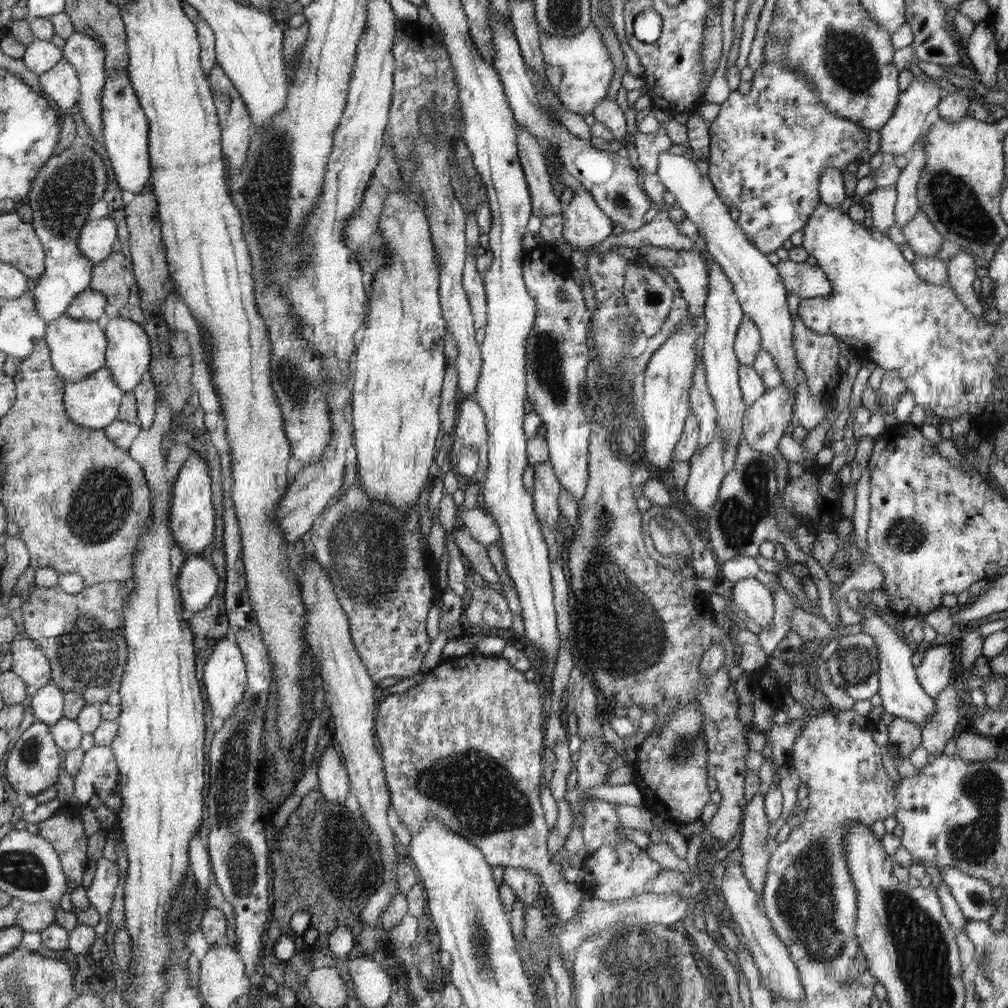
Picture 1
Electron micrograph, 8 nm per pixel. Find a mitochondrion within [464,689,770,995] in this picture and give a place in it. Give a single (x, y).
(481, 945)

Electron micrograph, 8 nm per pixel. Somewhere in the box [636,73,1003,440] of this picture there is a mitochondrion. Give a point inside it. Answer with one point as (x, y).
(958, 208)

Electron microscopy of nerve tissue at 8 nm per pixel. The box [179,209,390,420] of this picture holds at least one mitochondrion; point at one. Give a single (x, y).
(290, 377)

